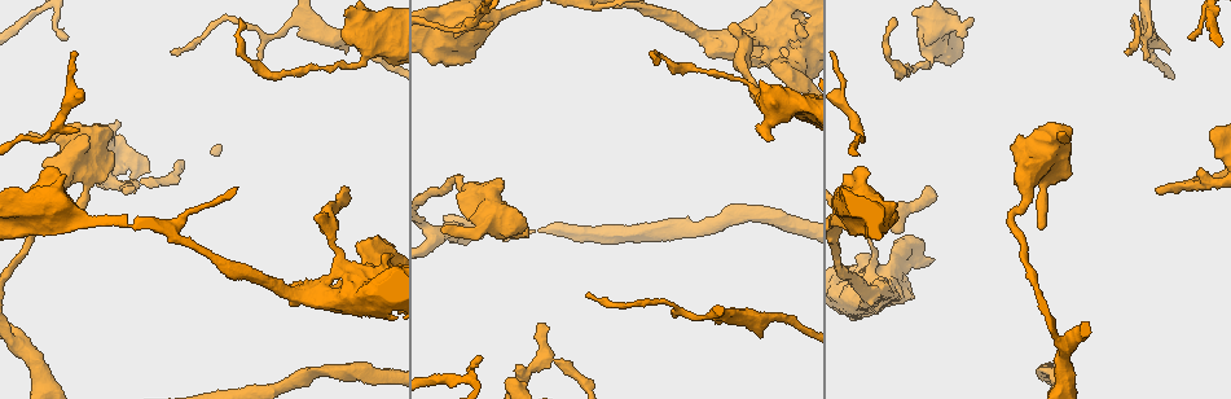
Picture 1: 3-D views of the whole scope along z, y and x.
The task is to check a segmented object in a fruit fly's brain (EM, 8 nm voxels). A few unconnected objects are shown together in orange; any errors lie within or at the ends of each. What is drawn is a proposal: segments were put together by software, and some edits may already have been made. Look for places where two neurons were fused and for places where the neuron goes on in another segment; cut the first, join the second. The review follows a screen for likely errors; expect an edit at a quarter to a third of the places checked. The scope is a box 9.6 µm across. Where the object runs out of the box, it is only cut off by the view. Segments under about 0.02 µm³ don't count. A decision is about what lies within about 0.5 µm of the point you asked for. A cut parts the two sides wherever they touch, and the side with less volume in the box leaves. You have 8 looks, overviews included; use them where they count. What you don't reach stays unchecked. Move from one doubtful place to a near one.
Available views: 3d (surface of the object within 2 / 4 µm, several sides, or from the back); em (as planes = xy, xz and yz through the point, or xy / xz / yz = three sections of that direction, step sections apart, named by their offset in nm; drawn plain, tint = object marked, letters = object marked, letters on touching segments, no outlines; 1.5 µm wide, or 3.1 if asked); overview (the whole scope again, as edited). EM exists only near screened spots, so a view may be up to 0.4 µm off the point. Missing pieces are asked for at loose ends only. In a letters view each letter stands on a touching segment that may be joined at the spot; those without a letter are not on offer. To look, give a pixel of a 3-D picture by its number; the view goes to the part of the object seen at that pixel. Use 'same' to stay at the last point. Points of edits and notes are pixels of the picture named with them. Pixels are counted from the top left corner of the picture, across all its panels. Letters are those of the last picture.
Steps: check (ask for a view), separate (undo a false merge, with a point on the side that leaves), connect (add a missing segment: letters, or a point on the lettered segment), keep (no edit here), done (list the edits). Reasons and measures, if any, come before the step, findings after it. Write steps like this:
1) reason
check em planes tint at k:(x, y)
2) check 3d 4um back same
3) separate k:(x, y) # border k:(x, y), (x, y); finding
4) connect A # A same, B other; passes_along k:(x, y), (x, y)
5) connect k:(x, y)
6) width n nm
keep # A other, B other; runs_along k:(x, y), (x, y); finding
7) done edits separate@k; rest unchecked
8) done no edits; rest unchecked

an open end
check em planes letters at 1:(672, 312)

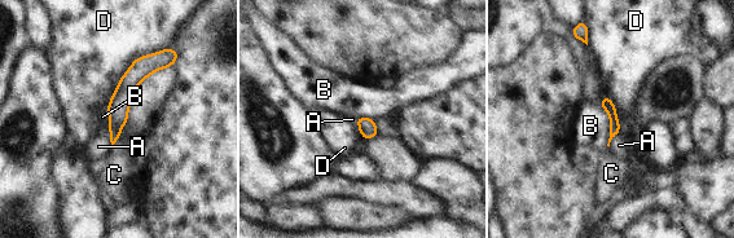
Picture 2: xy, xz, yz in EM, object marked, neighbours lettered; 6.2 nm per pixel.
connect C # A other, B other, C same, D other; it goes on there

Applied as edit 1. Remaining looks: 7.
check overview

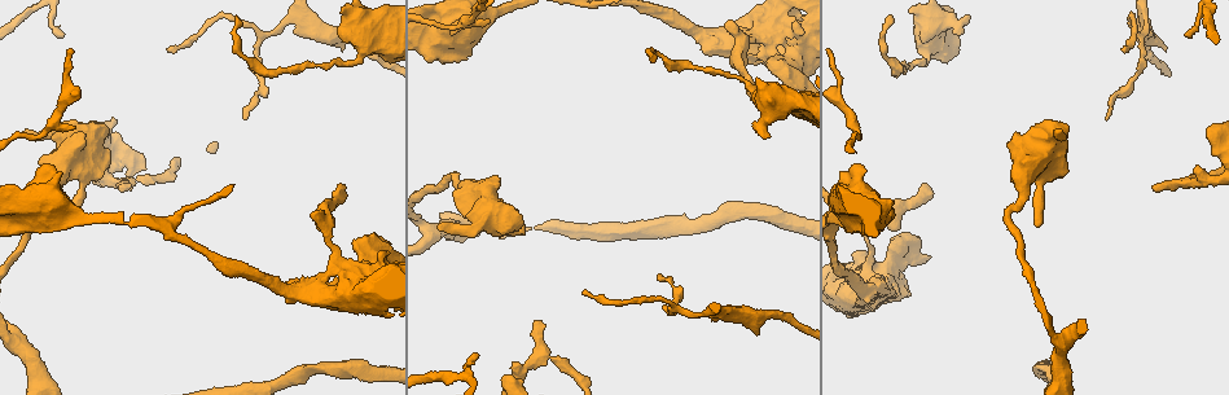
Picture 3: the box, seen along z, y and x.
branch stops here
check em xz step 8 letters at 3:(1108, 117)

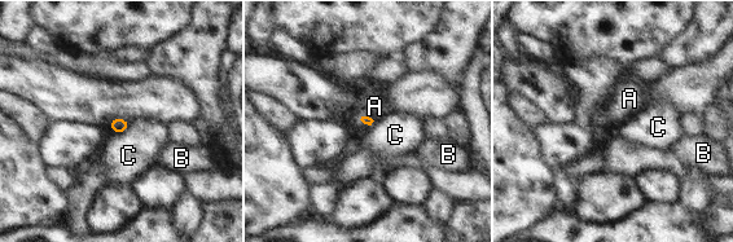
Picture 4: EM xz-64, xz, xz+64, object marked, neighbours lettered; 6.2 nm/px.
another direction
check em planes letters same

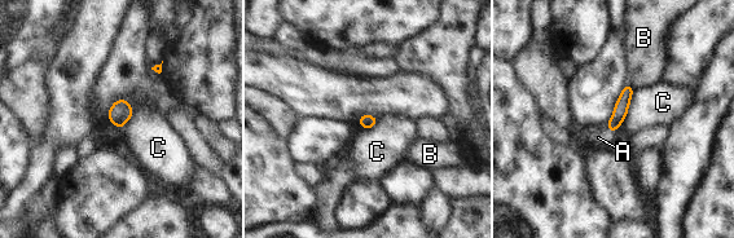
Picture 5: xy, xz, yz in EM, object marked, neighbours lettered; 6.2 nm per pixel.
longest_contact C 240 nm
connect A # A same, B other, C other; the neuron continues

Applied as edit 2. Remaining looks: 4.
redraw
check overview

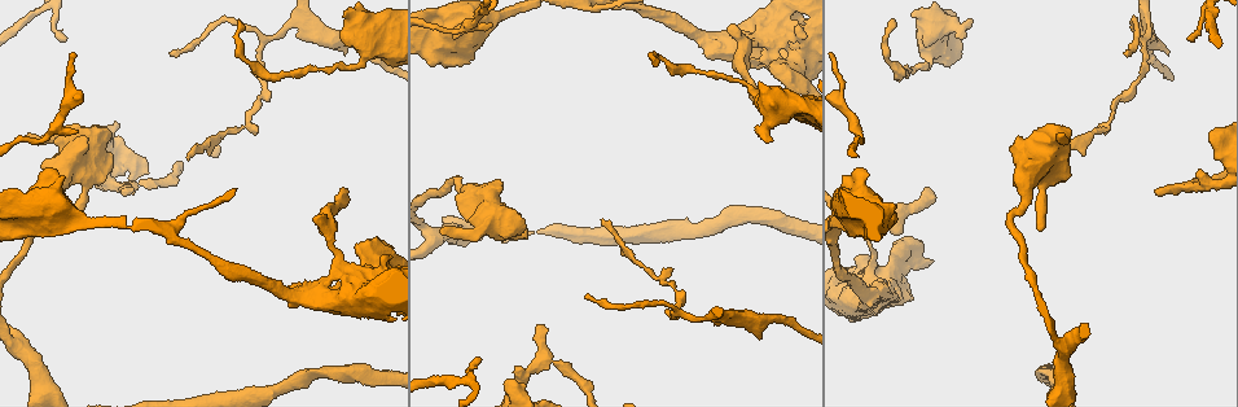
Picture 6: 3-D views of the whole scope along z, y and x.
branch stops here
check 3d 2um at 6:(603, 220)

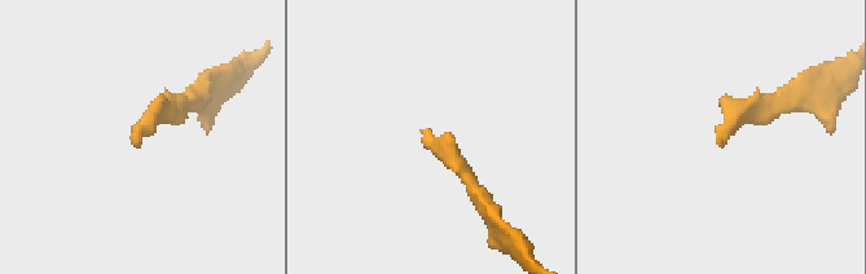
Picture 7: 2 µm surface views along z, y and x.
check em planes letters at 7:(138, 146)

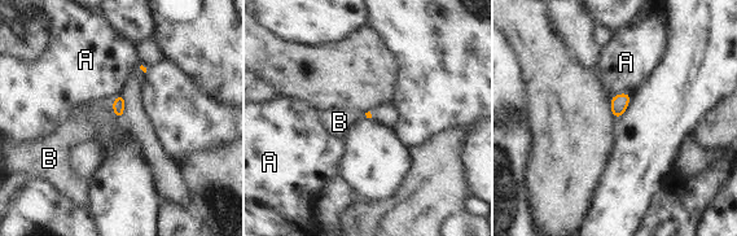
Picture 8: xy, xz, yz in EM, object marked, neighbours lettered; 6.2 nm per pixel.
connect B # A other, B same; passes_along 8:(118, 104), (113, 110), (88, 119); the neuron continues

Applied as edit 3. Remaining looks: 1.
done edits connect@2, connect@5, connect@8; rest unchecked

